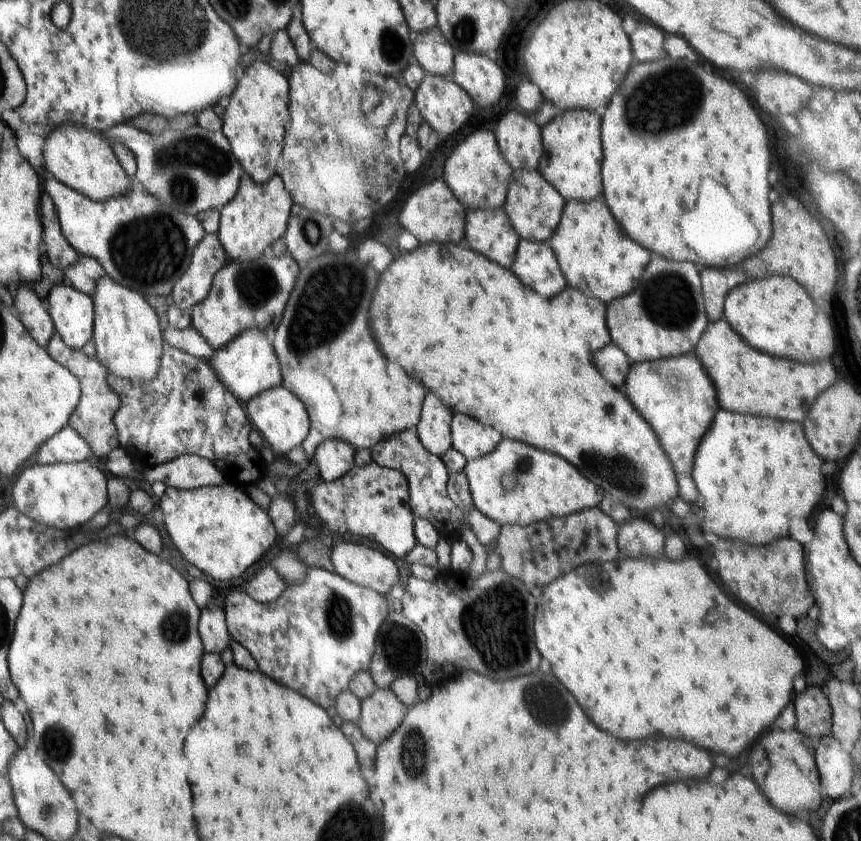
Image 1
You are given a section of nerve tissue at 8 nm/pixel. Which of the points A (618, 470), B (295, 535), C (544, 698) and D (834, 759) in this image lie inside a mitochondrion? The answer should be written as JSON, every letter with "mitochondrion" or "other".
{"A":"mitochondrion","B":"other","C":"mitochondrion","D":"other"}

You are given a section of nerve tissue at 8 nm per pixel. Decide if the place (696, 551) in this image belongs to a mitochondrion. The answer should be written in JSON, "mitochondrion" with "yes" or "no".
{"mitochondrion":"no"}

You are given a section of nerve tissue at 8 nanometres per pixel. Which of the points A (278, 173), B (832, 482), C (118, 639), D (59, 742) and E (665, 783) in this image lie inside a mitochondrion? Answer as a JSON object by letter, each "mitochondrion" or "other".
{"A":"other","B":"other","C":"other","D":"mitochondrion","E":"other"}

